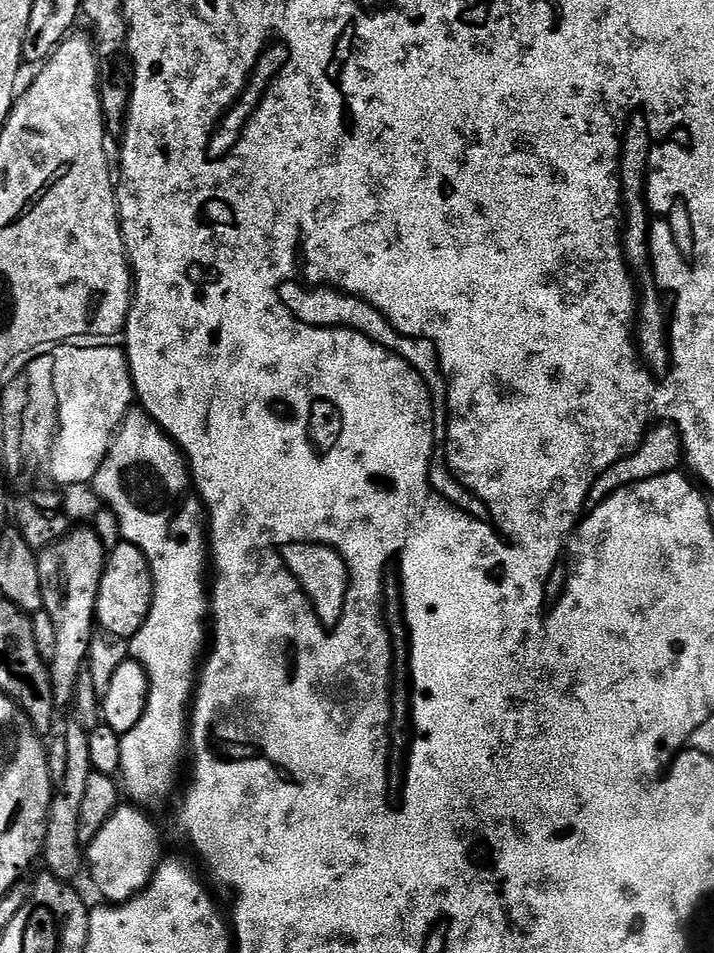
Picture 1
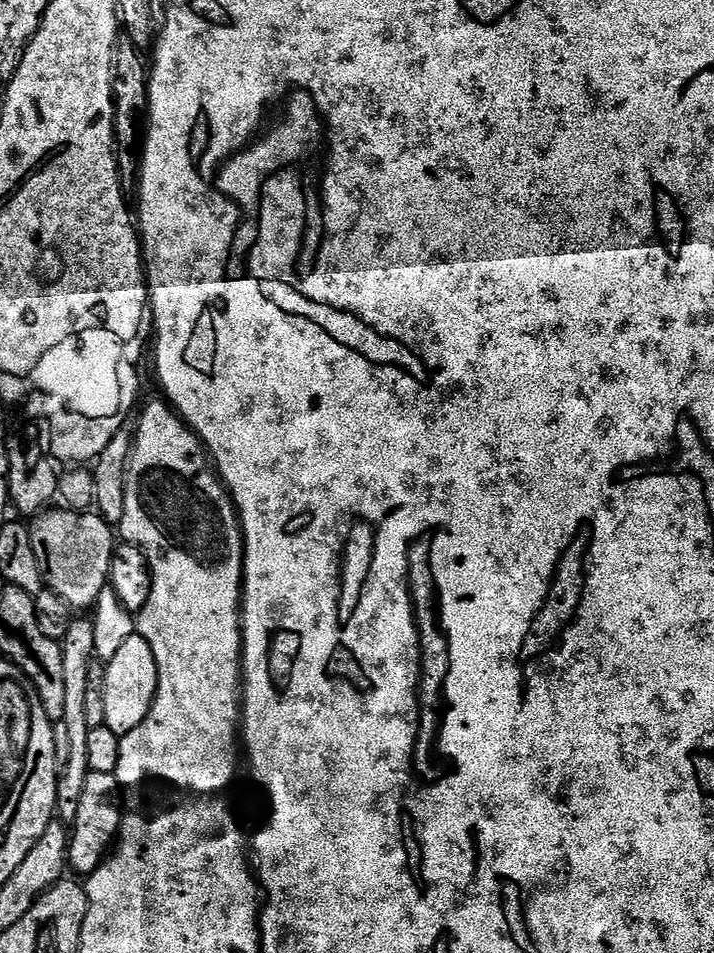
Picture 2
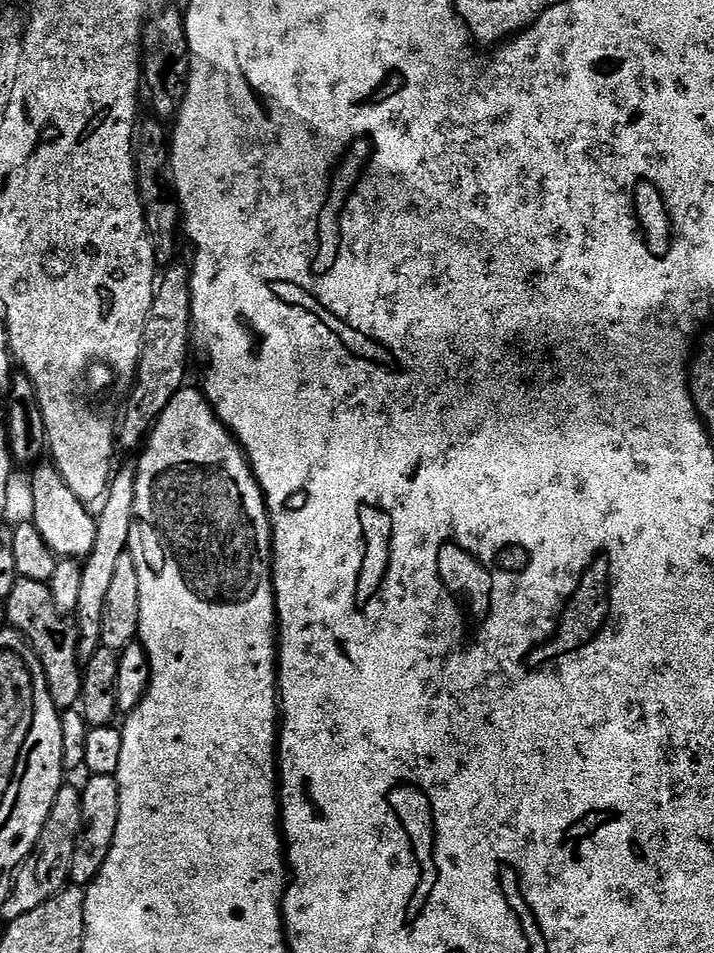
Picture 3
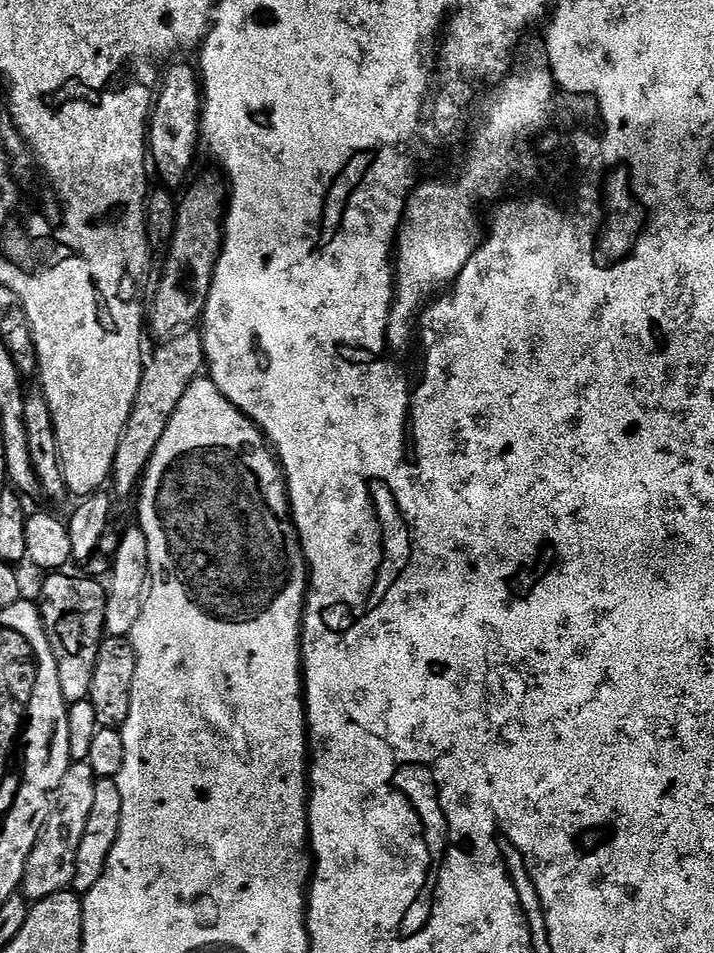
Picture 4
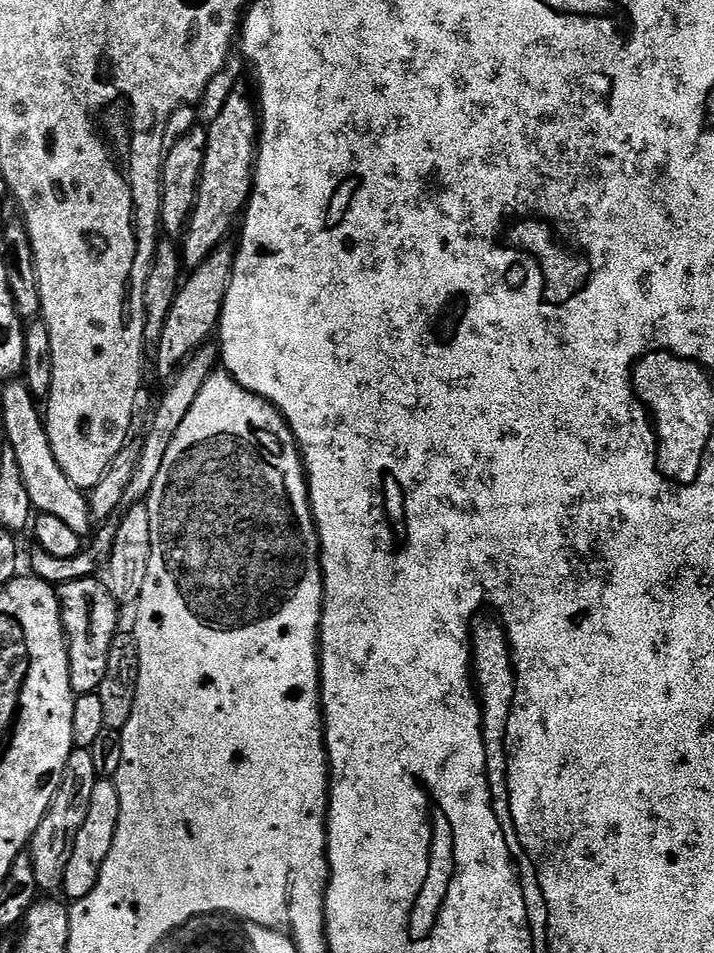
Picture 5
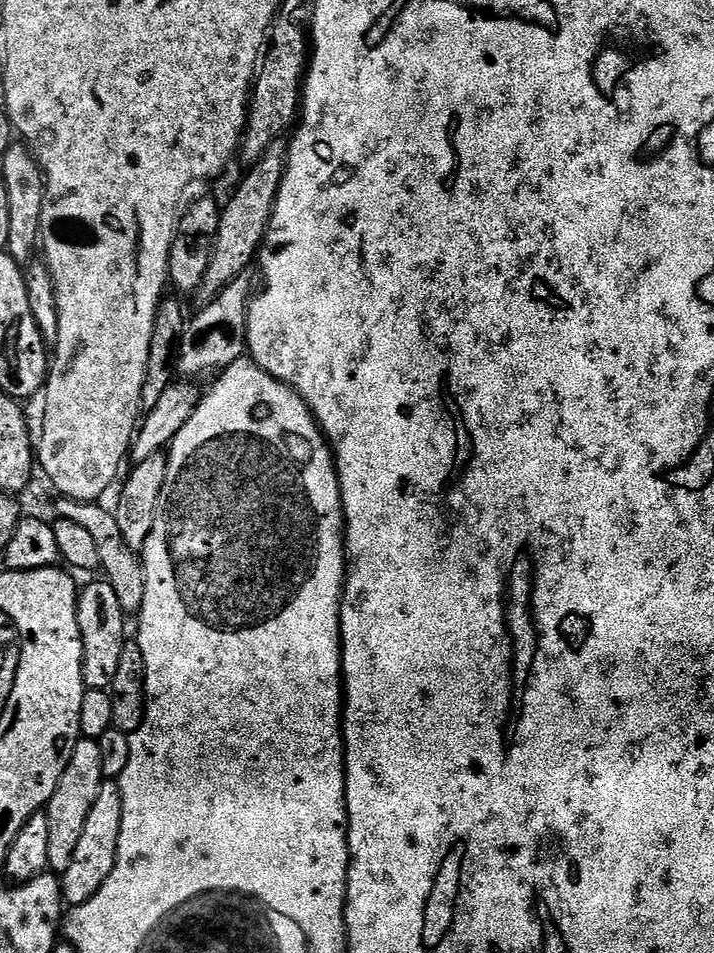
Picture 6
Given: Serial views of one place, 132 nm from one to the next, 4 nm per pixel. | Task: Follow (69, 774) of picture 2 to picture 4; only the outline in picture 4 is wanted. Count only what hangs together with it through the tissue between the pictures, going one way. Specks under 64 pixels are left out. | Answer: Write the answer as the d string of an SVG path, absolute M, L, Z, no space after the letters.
M185 330L171 340L163 341L159 347L150 356L150 362L145 363L144 376L130 410L128 425L120 439L118 454L114 454L110 480L113 485L116 483L114 492L117 497L128 496L131 492L133 495L137 491L158 442L162 442L162 434L166 434L166 426L174 410L178 410L178 402L182 402L182 394L186 394L189 386L203 373L200 371L206 368L204 337L199 331Z

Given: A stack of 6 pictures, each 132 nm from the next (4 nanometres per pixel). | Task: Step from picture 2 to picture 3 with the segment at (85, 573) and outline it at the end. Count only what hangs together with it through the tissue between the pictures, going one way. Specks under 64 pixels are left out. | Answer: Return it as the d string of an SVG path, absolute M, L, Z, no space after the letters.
M51 462L37 463L32 469L32 516L31 523L36 525L38 534L50 546L58 558L83 561L94 550L96 541L96 516L88 513L89 505L66 486L66 478Z

